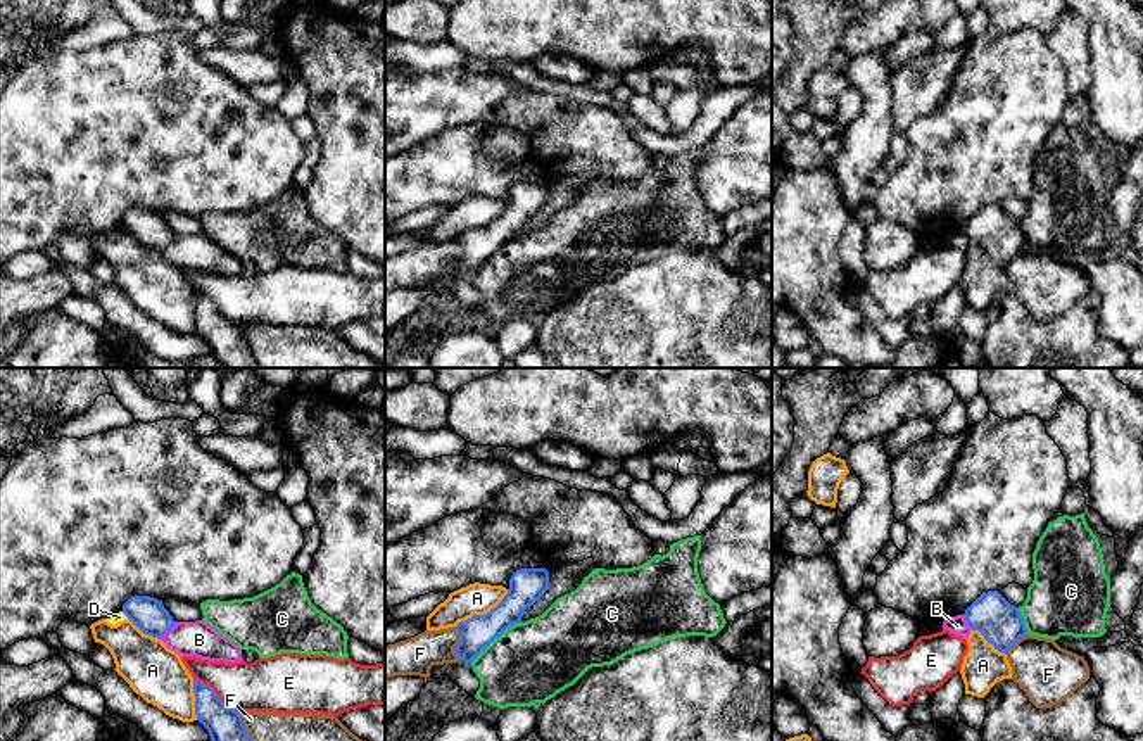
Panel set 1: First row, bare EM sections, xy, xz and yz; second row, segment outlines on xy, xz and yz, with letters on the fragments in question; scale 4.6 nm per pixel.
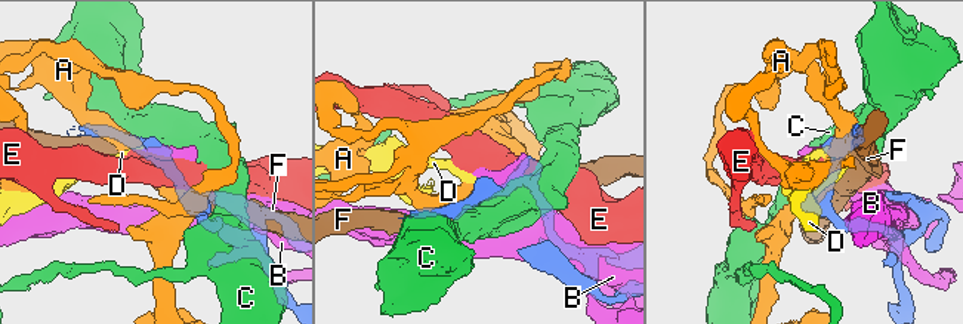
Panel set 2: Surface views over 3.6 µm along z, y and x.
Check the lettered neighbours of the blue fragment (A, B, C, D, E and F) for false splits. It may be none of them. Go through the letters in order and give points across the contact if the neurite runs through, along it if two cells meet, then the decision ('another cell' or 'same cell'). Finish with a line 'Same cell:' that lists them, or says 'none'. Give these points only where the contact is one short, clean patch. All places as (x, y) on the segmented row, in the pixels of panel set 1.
A: another cell
B: another cell
C: another cell
D: border xy (121, 612), (128, 619); another cell
E: another cell
F: another cell
Same cell: none

